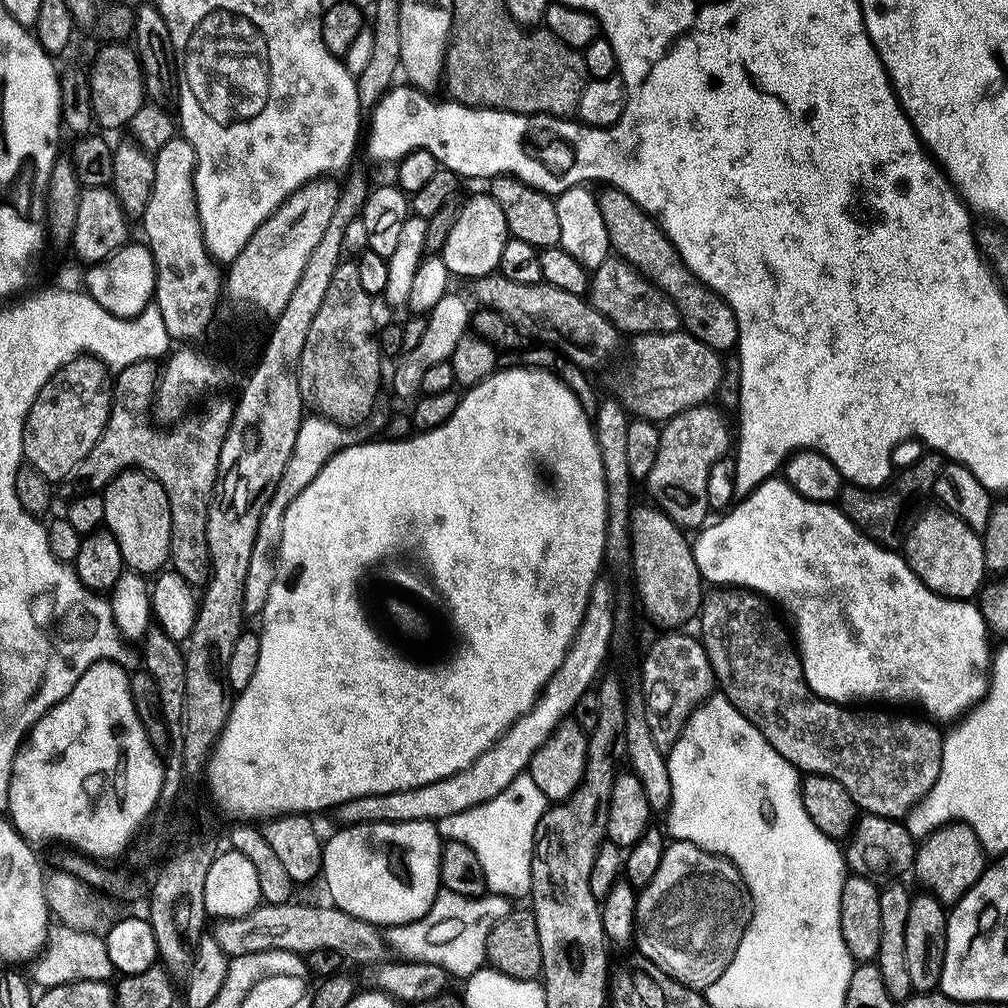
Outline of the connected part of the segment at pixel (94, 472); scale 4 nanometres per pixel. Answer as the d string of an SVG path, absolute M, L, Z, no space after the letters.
M143 360L138 362L134 366L129 368L119 369L118 375L114 380L113 387L113 406L112 413L110 414L109 424L105 428L105 433L102 434L102 438L98 441L97 446L94 447L92 453L80 464L80 468L77 469L74 475L74 479L71 481L70 486L73 488L73 493L80 494L100 494L103 493L104 489L108 487L108 484L114 482L123 472L129 470L139 470L147 474L147 476L153 476L155 480L164 487L166 490L166 498L170 498L170 514L172 515L172 558L170 561L171 567L176 571L184 580L187 580L189 584L193 586L204 586L207 585L210 579L210 561L208 559L208 511L212 505L212 497L216 494L216 481L220 478L220 459L222 458L222 446L226 442L228 437L228 431L232 425L232 420L236 416L236 409L232 403L228 400L220 401L216 400L208 409L205 410L201 416L196 416L191 420L191 418L185 418L175 425L172 429L173 432L155 432L152 429L152 424L148 421L148 414L150 418L150 413L154 408L154 401L158 391L158 368L153 361Z

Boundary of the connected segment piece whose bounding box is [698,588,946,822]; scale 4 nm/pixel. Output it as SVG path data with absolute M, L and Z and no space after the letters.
M722 588L709 591L705 595L698 617L698 625L700 624L698 636L705 650L708 651L710 666L716 675L719 691L762 733L766 738L766 742L770 742L770 746L774 746L774 750L778 750L778 754L782 754L782 758L786 758L786 762L790 762L793 766L800 769L801 773L808 776L825 776L834 782L838 782L852 795L852 800L856 803L857 809L861 813L877 816L878 818L890 818L891 820L901 822L907 821L909 814L916 809L916 805L921 804L928 797L930 790L934 790L934 786L942 774L945 733L943 731L940 733L939 730L941 731L941 729L928 718L915 720L912 716L895 716L892 712L860 712L864 710L857 710L855 707L843 704L832 704L828 700L819 699L810 690L810 686L804 677L804 662L800 658L797 645L794 643L793 633L789 629L788 632L784 629L784 624L776 617L775 611L777 612L777 609L769 601L765 600L764 597L743 588Z

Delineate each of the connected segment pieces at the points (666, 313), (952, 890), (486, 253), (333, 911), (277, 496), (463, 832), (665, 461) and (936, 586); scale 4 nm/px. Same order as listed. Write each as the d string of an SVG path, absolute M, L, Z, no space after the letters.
M609 258L601 268L595 269L591 277L590 302L621 334L632 332L636 336L645 336L647 332L679 332L682 328L680 312L672 299L661 288L649 282L638 269L619 258Z
M950 823L930 834L917 847L914 876L920 879L924 887L921 889L927 895L937 896L945 906L955 906L978 886L989 867L990 856L978 842L978 834L965 824Z
M491 194L476 196L473 200L466 201L464 209L457 214L456 221L448 232L448 241L442 249L449 277L461 276L465 282L471 282L497 275L502 262L502 250L506 250L509 239L506 214L502 214L502 206L498 206Z
M264 904L245 917L220 920L214 929L218 946L224 953L235 956L262 954L263 952L293 952L306 958L314 950L338 950L345 961L363 966L382 964L390 956L385 933L377 925L362 922L340 908L311 908L308 904Z
M383 410L373 412L367 424L354 428L344 428L341 424L335 424L334 421L326 420L323 416L315 414L305 418L298 430L298 442L294 446L294 454L290 454L286 474L282 474L280 483L271 493L268 507L264 511L264 519L260 522L260 533L256 539L252 559L252 576L255 579L265 580L265 582L273 579L278 567L284 515L286 510L290 510L290 506L304 493L306 486L310 486L314 478L318 478L318 474L322 474L325 466L342 450L375 441L381 434L387 433L389 421L389 414L387 415Z
M525 774L517 778L508 790L498 794L498 798L454 818L446 818L440 821L438 827L445 841L462 842L478 854L491 895L505 896L510 902L516 902L523 896L524 899L531 897L536 831L538 822L542 822L549 807L546 794L538 790L531 774Z
M716 406L692 408L689 412L683 412L667 421L663 425L660 437L662 438L662 450L658 450L658 466L654 466L654 474L646 482L648 492L653 496L655 507L665 512L671 520L685 530L700 530L709 523L710 513L710 474L714 466L729 455L734 448L734 432L728 429L728 420L716 409Z
M935 511L926 513L913 526L912 533L909 536L907 533L906 539L902 544L902 555L914 570L914 574L918 574L918 578L934 594L938 594L947 600L975 601L985 587L984 576L987 577L989 575L981 533L970 530L970 526L966 526L966 522L962 522L962 518L958 518L952 512Z

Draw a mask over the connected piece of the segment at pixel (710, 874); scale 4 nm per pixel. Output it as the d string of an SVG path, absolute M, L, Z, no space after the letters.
M683 842L669 843L665 847L664 857L658 872L654 875L654 880L642 889L638 897L634 944L635 947L640 947L641 953L639 955L643 959L649 960L654 966L658 966L658 970L670 974L670 978L682 982L687 988L695 988L697 990L706 990L710 986L714 986L714 982L718 982L718 978L722 978L722 974L726 974L726 970L730 970L730 966L734 962L734 954L738 954L738 946L742 946L742 938L752 921L752 895L742 878L742 874L729 860L724 860L721 856L714 856L712 853L702 850L693 844L685 844Z

